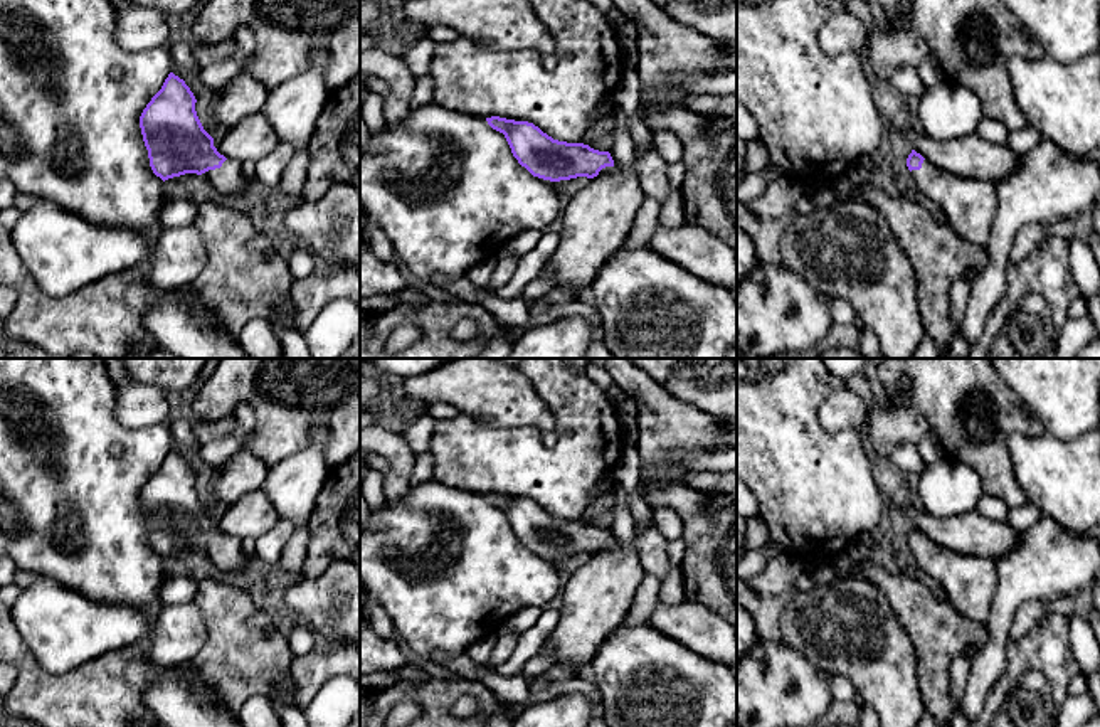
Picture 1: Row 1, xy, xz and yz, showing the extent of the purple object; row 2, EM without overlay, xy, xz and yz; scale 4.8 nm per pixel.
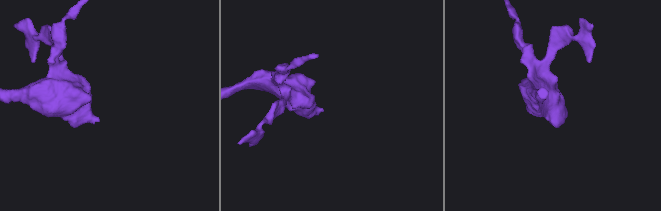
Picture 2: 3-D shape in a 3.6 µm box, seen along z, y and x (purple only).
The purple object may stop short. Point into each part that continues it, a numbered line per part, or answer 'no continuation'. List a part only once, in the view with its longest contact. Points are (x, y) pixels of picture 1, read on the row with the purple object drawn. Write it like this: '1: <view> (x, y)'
1: xy (229, 179)

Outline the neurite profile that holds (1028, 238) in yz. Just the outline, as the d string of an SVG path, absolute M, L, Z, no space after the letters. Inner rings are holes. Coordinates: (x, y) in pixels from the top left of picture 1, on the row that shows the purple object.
M1028 224L1018 229L1009 251L1009 264L1018 264L1038 249L1048 239L1048 227L1043 224Z

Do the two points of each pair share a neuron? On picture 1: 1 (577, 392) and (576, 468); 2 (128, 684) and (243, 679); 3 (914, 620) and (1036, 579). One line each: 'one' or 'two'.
1: one
2: two
3: two

